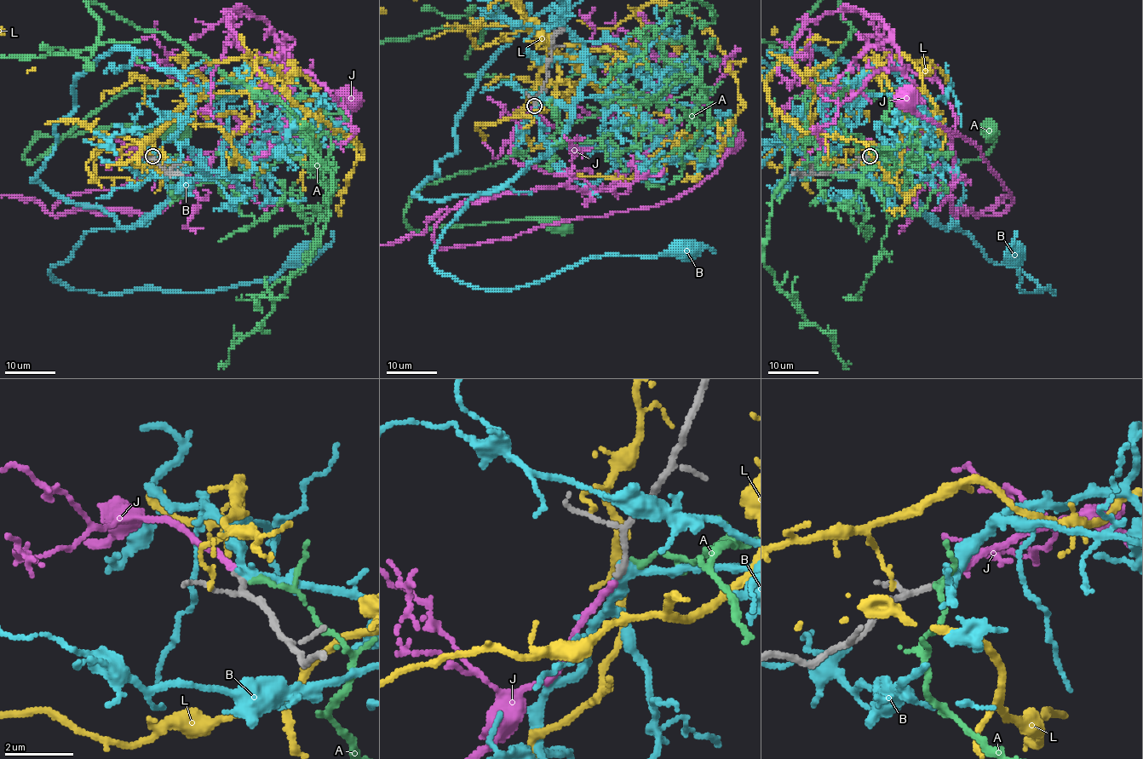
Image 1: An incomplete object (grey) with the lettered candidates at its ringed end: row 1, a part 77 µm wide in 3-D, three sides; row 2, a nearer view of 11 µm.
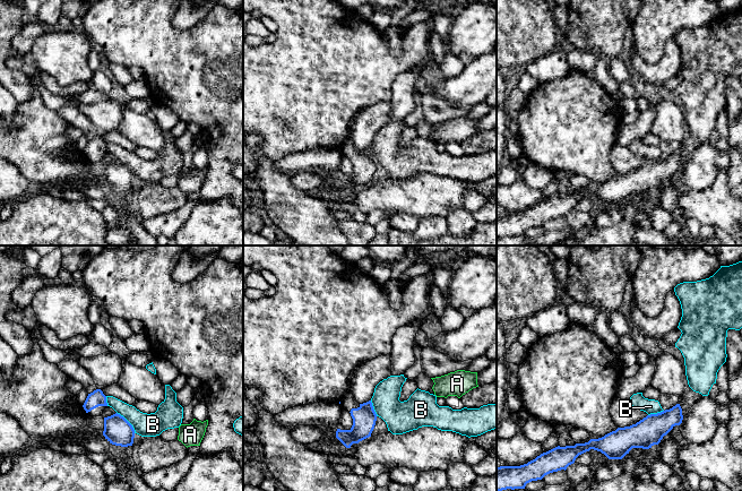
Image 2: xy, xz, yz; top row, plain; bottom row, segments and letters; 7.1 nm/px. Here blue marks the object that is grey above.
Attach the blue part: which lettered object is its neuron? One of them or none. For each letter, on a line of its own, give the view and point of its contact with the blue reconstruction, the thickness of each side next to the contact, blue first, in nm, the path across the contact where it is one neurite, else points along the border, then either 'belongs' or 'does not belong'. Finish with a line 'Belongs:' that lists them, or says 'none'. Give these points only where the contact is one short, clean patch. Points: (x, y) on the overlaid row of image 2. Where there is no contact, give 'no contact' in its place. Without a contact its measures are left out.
A: no contact; does not belong
B: contact xy (128, 422); calibres 190 and 170 nm; border xy (117, 412), (131, 425), (135, 432); does not belong
J: no contact; belongs
L: no contact; does not belong
Belongs: J

